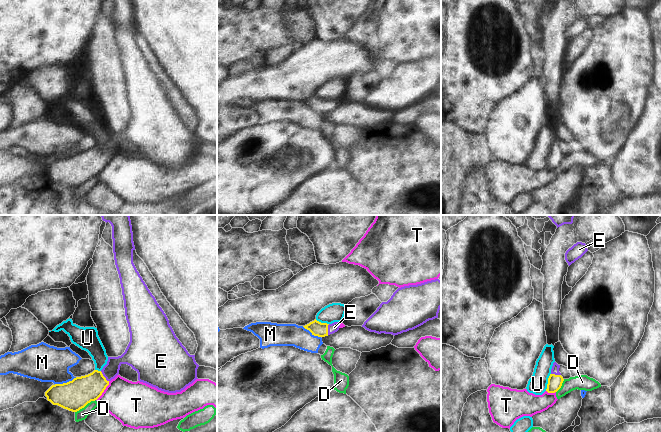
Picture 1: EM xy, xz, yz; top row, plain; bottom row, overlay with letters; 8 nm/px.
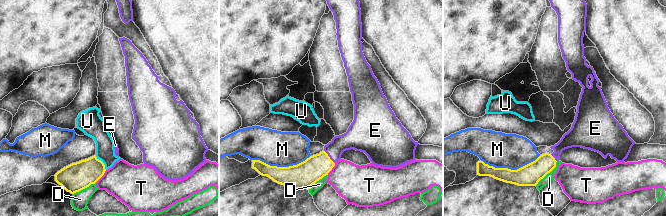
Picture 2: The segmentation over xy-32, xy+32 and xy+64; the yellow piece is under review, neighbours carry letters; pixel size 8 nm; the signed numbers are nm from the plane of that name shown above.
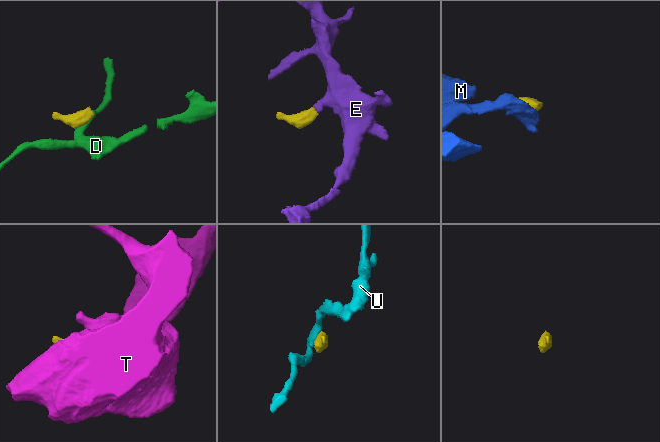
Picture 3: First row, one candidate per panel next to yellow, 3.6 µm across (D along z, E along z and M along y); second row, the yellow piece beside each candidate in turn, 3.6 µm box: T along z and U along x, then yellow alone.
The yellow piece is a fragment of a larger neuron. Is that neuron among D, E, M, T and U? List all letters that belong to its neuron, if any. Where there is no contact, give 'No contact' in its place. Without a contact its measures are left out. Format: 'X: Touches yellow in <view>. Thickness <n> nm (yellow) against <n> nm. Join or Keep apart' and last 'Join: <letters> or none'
D: Touches yellow in xy. Thickness 240 nm (yellow) against 90 nm. Keep apart
E: Touches yellow in xy. Thickness 220 nm (yellow) against 120 nm. Join
M: Touches yellow in xy. Thickness 240 nm (yellow) against 300 nm. Keep apart
T: Touches yellow in xy. Thickness 240 nm (yellow) against 340 nm. Keep apart
U: Touches yellow in yz. Thickness 110 nm (yellow) against 160 nm. Keep apart
Join: E.

